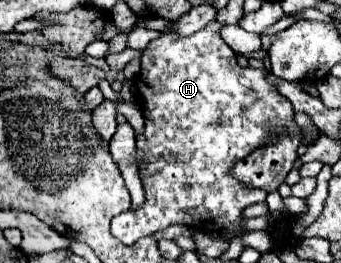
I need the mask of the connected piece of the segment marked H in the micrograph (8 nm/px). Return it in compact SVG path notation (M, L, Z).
M218 21L208 23L202 31L180 37L178 33L162 33L150 41L142 53L142 73L136 77L134 91L150 111L150 119L144 127L144 137L136 139L138 159L146 157L146 173L140 171L146 191L146 203L140 209L128 209L112 219L112 235L124 245L134 245L140 237L164 231L170 225L204 227L206 231L220 231L242 219L242 209L250 203L265 201L266 191L245 187L234 179L232 167L256 147L262 147L270 131L274 133L300 133L294 123L294 111L288 99L284 99L270 83L266 83L266 69L240 67L236 53L220 37L222 25Z

